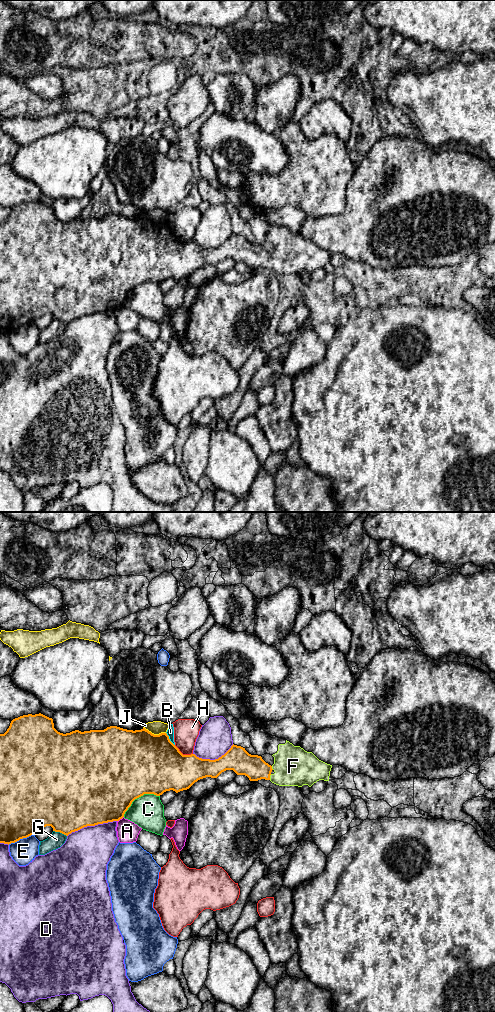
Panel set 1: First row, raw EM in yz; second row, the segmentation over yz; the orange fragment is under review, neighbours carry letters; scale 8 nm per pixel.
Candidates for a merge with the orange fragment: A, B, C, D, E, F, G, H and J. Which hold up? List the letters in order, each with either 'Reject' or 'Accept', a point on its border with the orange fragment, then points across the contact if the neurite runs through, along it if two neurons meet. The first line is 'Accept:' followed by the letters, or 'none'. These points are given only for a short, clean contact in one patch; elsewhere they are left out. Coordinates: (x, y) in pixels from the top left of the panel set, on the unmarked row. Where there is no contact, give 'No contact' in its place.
Accept: F
A: Reject. Touches orange at yz (120, 306)
B: Reject. Touches orange at yz (169, 227). Boundary: yz (166, 220), (169, 228), (174, 233)
C: Reject. Touches orange at yz (138, 285)
D: Reject. Touches orange at yz (91, 313)
E: Reject. Touches orange at yz (20, 326)
F: Accept. Touches orange at yz (269, 265). Path across: yz (254, 255), (262, 258), (269, 265), (282, 265), (293, 254)
G: Reject. Touches orange at yz (60, 320)
H: Reject. Touches orange at yz (182, 242)
J: Reject. Touches orange at yz (153, 222). Boundary: yz (143, 215), (154, 222), (165, 221)

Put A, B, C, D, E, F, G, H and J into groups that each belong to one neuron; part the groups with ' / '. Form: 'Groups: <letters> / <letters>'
Groups: A / B H / C / D / E / F / G / J

